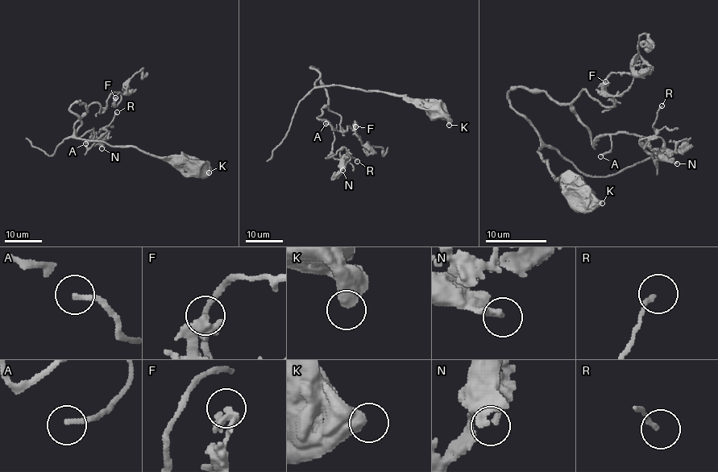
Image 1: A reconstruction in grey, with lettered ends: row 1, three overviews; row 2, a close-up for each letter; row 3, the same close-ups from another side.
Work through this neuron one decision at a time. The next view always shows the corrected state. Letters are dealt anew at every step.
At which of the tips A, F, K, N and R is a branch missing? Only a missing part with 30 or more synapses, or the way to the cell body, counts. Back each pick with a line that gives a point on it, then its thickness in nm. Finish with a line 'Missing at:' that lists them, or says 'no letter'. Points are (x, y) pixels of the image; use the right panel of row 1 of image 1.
Missing at: no letter

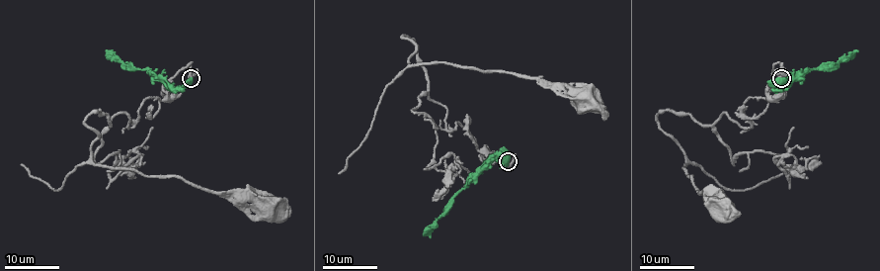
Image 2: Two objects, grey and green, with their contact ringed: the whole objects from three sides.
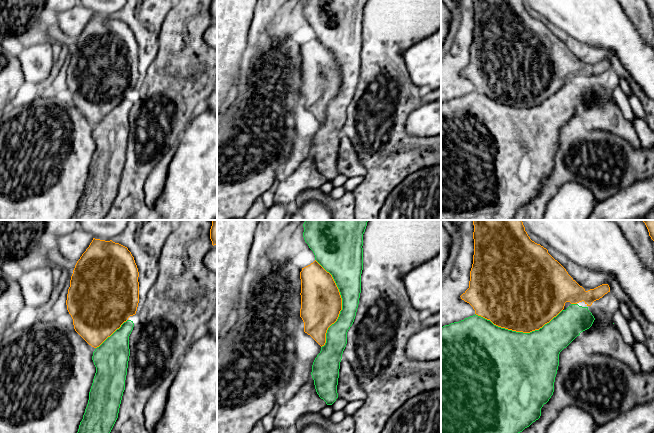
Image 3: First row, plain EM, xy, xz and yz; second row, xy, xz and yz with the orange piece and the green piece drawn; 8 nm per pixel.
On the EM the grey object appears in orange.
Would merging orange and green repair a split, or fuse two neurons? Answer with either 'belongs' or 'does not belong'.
belongs

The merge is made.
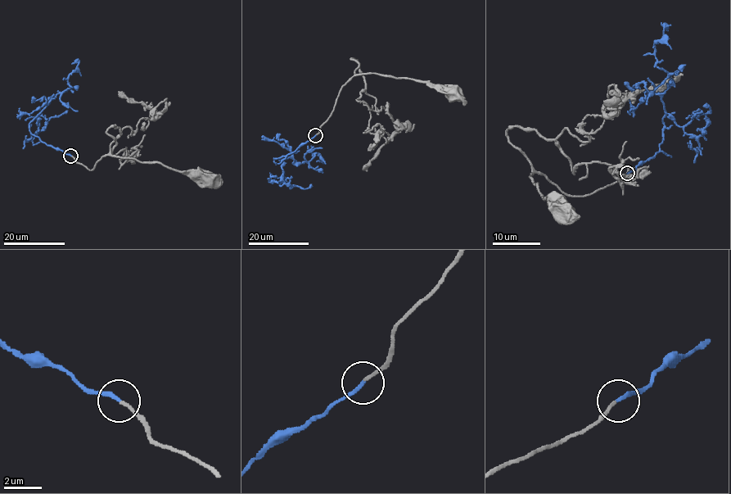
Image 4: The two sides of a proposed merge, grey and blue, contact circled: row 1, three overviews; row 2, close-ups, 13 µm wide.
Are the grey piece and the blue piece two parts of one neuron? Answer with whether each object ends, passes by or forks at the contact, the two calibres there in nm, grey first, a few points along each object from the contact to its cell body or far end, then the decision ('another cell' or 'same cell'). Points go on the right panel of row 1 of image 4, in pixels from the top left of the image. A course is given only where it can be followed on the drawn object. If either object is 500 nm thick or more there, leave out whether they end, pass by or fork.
grey ends; blue ends; calibres 150 and 200 nm; course grey (626, 173), (589, 194), (569, 196), (534, 173), (530, 176), (537, 188), (552, 209), (558, 211); course blue (628, 173), (660, 151), (665, 111), (662, 94), (670, 78), (657, 65), (653, 44), (668, 30); same cell

